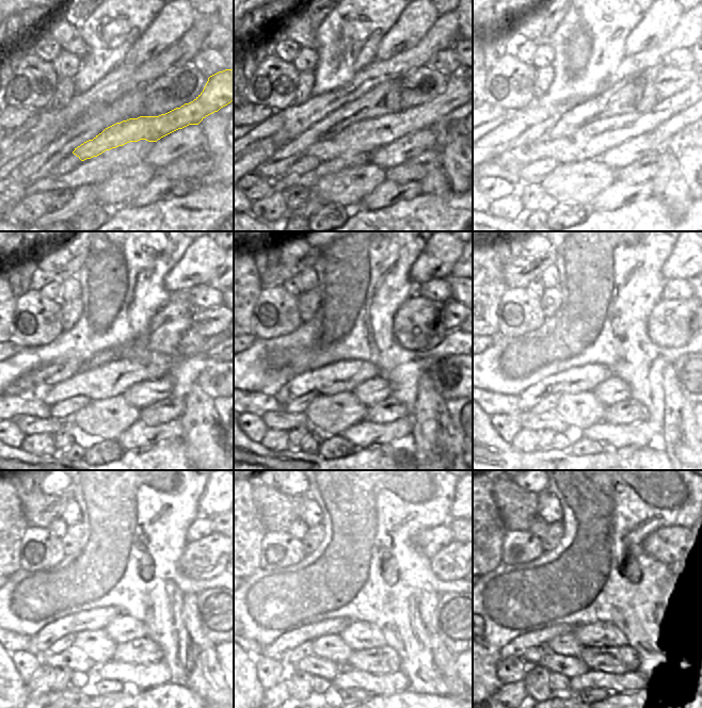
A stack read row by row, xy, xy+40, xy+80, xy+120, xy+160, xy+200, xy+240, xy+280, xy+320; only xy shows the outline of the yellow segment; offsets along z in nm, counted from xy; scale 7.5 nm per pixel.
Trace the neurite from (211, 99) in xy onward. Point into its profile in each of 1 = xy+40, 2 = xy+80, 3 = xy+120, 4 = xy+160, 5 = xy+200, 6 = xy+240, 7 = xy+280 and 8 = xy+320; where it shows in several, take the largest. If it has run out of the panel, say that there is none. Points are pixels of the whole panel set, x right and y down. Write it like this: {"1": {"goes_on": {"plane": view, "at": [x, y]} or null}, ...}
{"1": {"goes_on": {"plane": "xy+40", "at": [364, 137]}}, "2": {"goes_on": {"plane": "xy+80", "at": [591, 141]}}, "3": {"goes_on": {"plane": "xy+120", "at": [111, 380]}}, "4": {"goes_on": {"plane": "xy+160", "at": [340, 376]}}, "5": {"goes_on": {"plane": "xy+200", "at": [579, 379]}}, "6": {"goes_on": {"plane": "xy+240", "at": [98, 618]}}, "7": {"goes_on": {"plane": "xy+280", "at": [289, 640]}}, "8": {"goes_on": {"plane": "xy+320", "at": [516, 648]}}}

